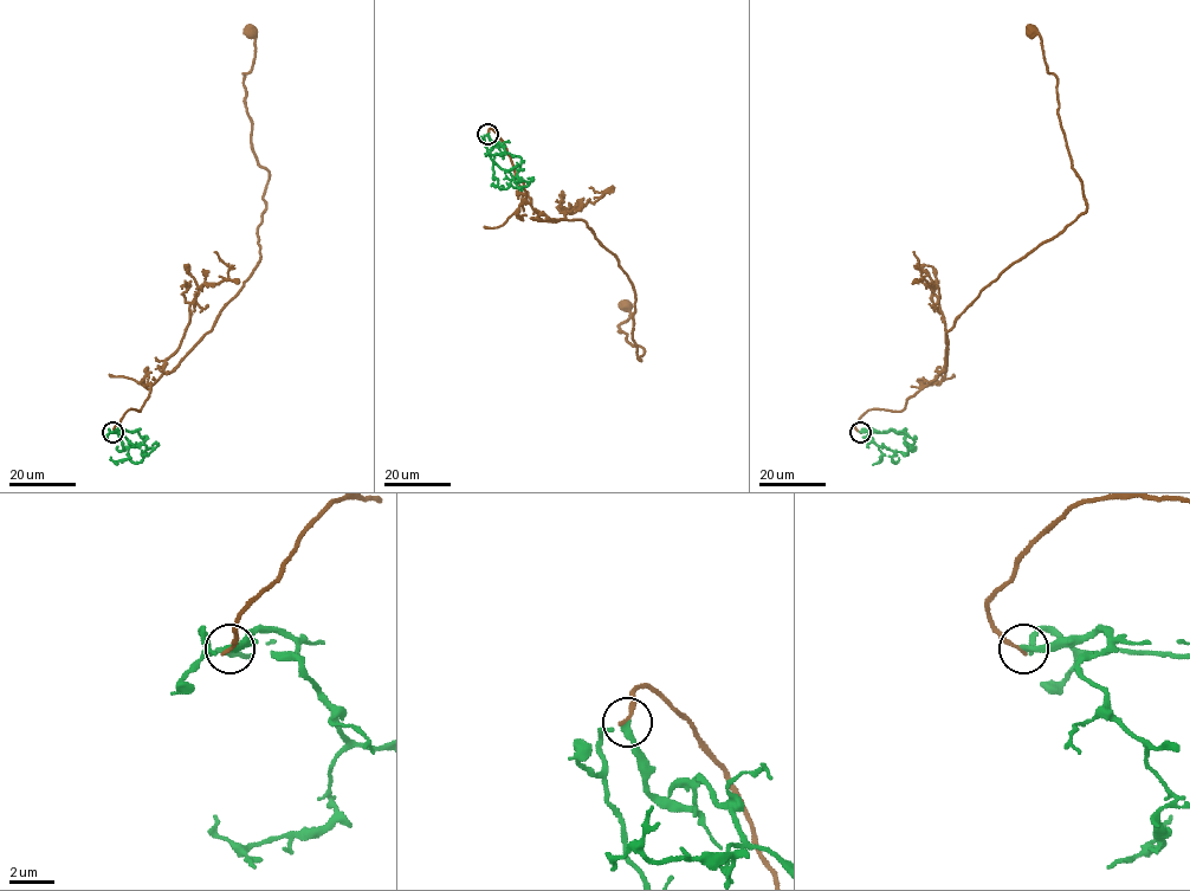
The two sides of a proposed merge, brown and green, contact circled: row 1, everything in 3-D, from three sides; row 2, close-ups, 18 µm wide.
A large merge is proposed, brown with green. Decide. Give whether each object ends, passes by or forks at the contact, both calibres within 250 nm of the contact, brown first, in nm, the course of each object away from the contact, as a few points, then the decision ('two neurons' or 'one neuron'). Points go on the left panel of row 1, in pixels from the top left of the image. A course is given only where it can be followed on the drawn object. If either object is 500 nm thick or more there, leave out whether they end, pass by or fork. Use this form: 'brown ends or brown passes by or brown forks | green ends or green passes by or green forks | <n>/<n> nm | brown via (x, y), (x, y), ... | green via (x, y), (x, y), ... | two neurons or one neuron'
brown ends | green passes by | 190/220 nm | brown via (112, 432), (214, 325), (260, 262), (269, 172), (252, 148), (245, 101), (251, 32) | green via (112, 432), (123, 431), (131, 446), (144, 444), (144, 453), (157, 444), (153, 444) | two neurons

